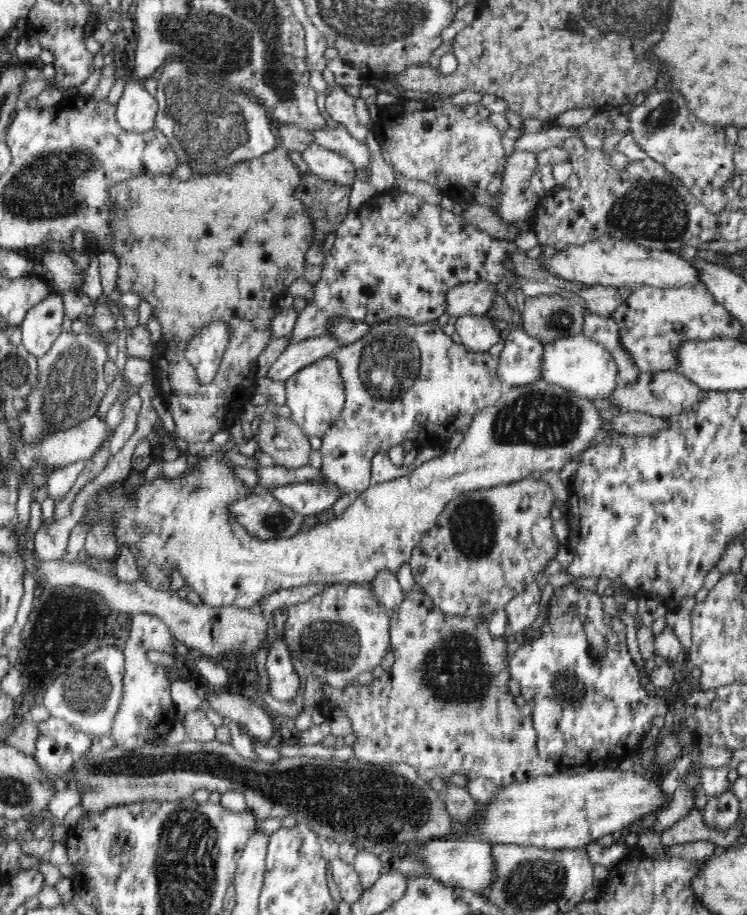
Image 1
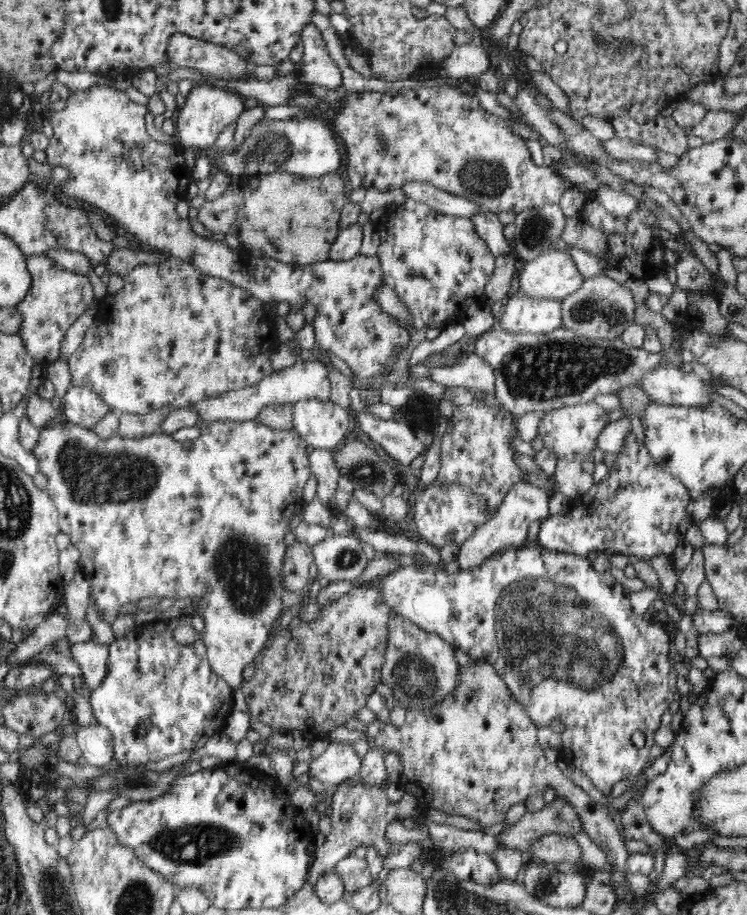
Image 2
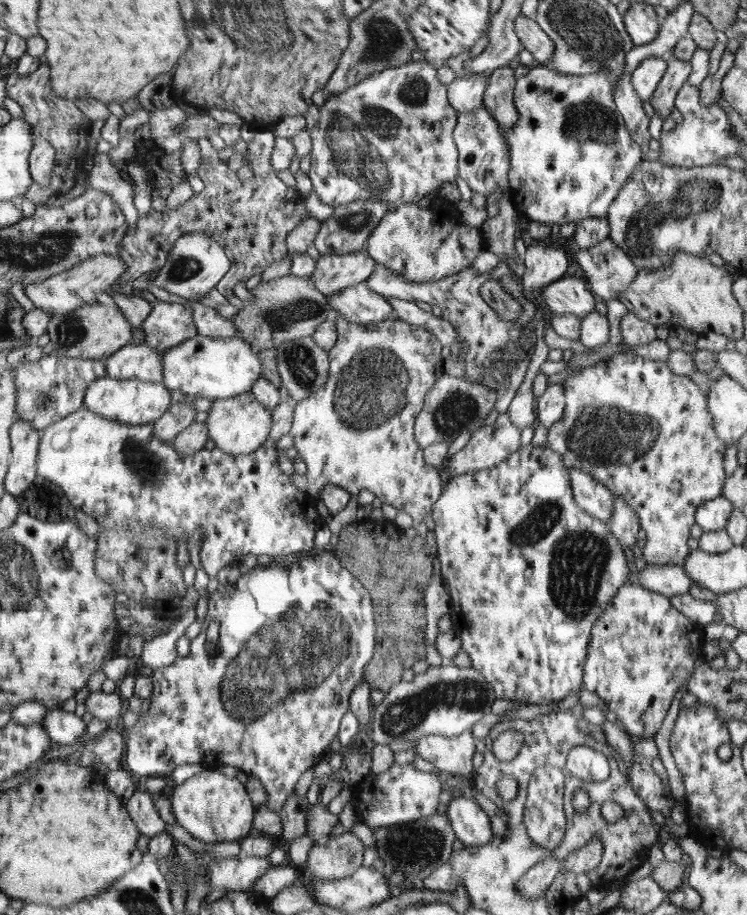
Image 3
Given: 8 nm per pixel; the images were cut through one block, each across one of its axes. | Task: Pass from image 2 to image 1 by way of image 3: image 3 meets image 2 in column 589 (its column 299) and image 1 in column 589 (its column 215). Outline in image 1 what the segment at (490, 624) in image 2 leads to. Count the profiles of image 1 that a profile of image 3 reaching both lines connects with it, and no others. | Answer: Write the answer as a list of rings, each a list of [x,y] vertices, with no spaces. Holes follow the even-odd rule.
[[[575,583],[552,593],[544,623],[540,624],[541,636],[521,642],[509,658],[510,676],[520,685],[521,695],[531,711],[537,732],[537,751],[561,770],[578,769],[582,765],[595,767],[600,763],[616,763],[627,756],[632,757],[645,745],[645,734],[652,726],[652,719],[668,712],[668,703],[664,696],[640,685],[640,672],[628,651],[625,634],[611,629],[608,614],[602,610],[602,601],[597,593],[578,588]]]

